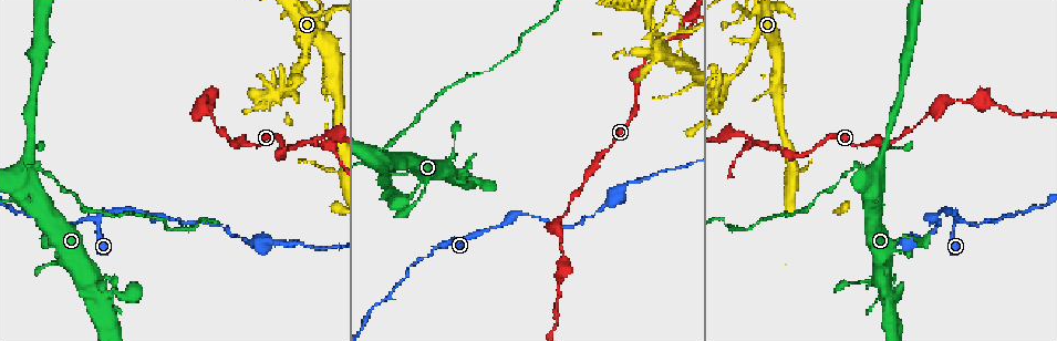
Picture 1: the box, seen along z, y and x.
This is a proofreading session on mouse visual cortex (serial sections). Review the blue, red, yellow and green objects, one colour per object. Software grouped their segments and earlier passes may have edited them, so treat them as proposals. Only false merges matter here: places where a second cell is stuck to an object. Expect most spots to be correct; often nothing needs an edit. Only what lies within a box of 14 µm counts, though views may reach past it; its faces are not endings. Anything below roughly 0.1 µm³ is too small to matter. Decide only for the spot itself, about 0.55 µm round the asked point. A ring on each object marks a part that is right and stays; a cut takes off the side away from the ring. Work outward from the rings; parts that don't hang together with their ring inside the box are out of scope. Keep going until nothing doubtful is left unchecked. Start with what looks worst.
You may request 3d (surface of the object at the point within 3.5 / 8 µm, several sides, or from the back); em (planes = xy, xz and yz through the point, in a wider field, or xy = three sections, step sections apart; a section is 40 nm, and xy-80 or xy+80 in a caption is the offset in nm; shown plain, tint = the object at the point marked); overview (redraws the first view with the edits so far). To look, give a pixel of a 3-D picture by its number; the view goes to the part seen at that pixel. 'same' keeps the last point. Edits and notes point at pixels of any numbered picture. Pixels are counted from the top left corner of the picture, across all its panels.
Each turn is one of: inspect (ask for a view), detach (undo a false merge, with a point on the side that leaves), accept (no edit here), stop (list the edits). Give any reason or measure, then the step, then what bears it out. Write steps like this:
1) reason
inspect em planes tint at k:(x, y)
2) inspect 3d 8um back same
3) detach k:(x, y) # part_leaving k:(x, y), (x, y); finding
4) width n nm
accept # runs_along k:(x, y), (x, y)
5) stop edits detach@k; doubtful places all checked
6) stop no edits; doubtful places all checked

calibre changes
inspect 3d 8um at 1:(858, 166)

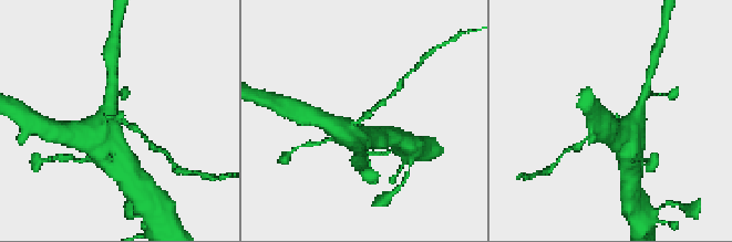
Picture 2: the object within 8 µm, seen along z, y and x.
closer look
inspect 3d 3.5um at 2:(362, 120)

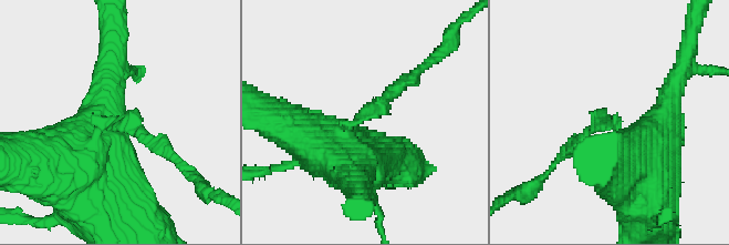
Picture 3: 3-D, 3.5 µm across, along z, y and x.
arm_widths 150, 700 nm; need the tissue
inspect em planes tint at 3:(118, 124)

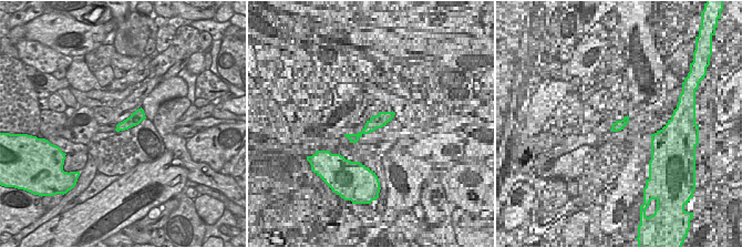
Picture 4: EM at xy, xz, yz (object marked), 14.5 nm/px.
detach 3:(374, 108) # part_leaving 3:(344, 129), (381, 103), (425, 65); two cells meet here

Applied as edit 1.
inspect 3d 3.5um at 1:(751, 138)

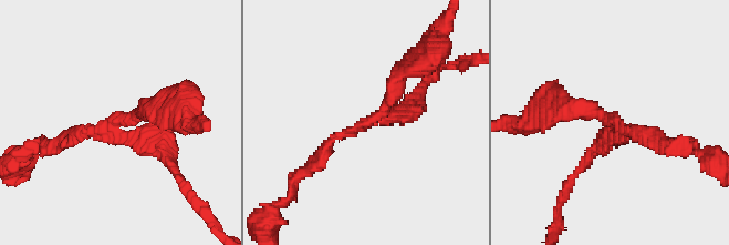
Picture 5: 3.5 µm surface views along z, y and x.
arms 3; arm_widths 200, 200, 200 nm
inspect em planes plain at 5:(357, 128)

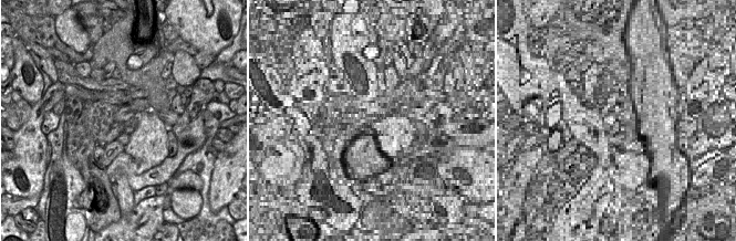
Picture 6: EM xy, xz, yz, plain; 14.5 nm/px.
where the object lies
inspect em planes tint same

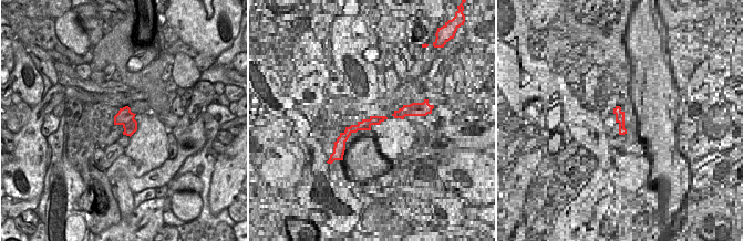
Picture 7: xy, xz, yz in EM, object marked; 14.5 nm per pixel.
width 260 nm
detach 5:(172, 140) # border 7:(133, 118), (132, 133); two cells meet here

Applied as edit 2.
inspect overview

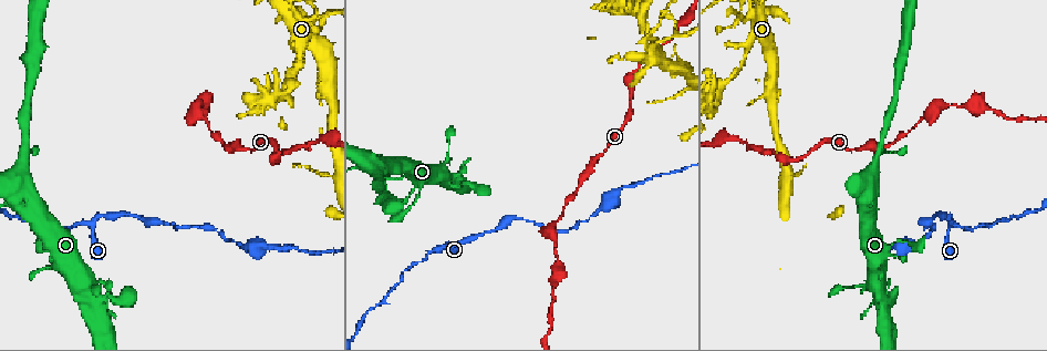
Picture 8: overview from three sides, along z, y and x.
three arms meet
inspect 3d 3.5um back at 8:(951, 223)

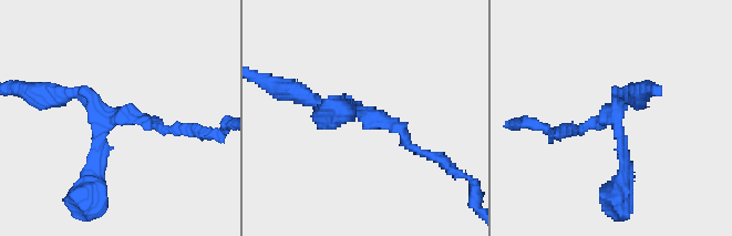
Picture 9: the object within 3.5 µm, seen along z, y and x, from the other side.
inspect em planes tint at 9:(105, 121)

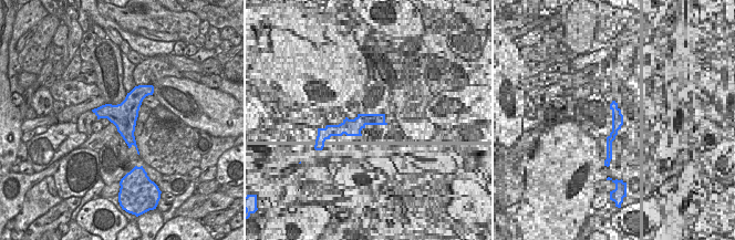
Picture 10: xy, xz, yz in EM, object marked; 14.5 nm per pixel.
accept # all the same cell

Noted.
abrupt turn
inspect 3d 3.5um at 8:(317, 18)

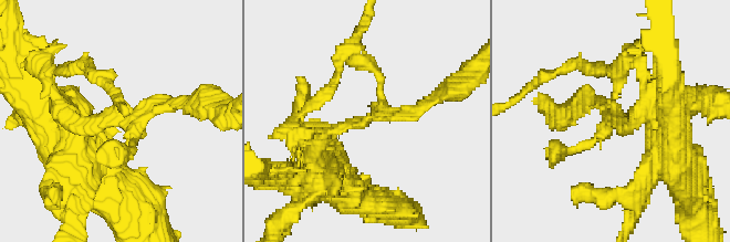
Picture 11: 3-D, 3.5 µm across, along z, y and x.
inspect em xy step 5 tint at 11:(613, 119)

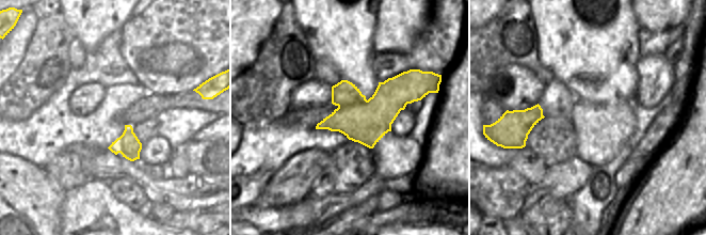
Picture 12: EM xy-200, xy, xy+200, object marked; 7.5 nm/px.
accept # runs_along 11:(652, 116), (558, 149); all the same cell

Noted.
stop edits detach@3, detach@5; doubtful places all checked

